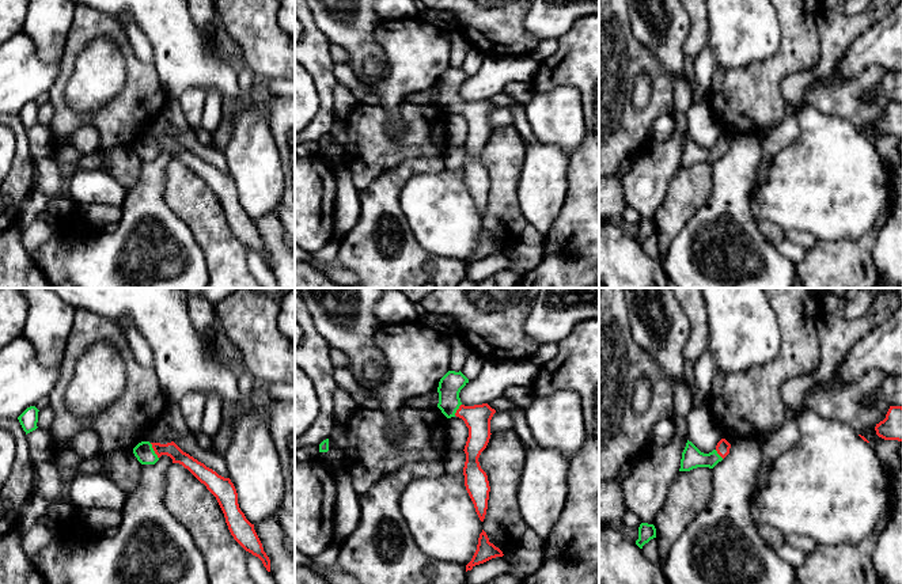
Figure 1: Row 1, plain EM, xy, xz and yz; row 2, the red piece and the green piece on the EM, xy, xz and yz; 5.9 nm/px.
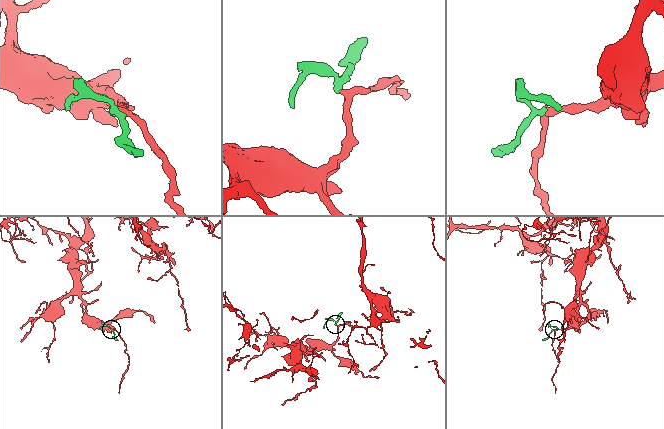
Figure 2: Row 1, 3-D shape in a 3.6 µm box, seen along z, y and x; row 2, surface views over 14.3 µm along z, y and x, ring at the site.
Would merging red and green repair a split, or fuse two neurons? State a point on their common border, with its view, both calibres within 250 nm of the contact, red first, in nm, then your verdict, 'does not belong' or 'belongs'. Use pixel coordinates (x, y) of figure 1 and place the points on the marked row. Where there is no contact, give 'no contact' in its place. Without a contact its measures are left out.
xy (154, 450) | 90/120 nm | belongs

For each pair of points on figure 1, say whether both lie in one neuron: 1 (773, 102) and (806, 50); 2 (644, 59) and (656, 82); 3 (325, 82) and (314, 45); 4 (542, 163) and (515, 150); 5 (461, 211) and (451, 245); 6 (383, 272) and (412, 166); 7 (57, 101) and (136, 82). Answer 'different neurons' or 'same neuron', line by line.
1: same neuron
2: same neuron
3: same neuron
4: different neurons
5: same neuron
6: same neuron
7: same neuron

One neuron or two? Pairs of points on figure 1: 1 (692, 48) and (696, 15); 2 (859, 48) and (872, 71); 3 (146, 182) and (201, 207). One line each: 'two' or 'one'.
1: one
2: two
3: two

